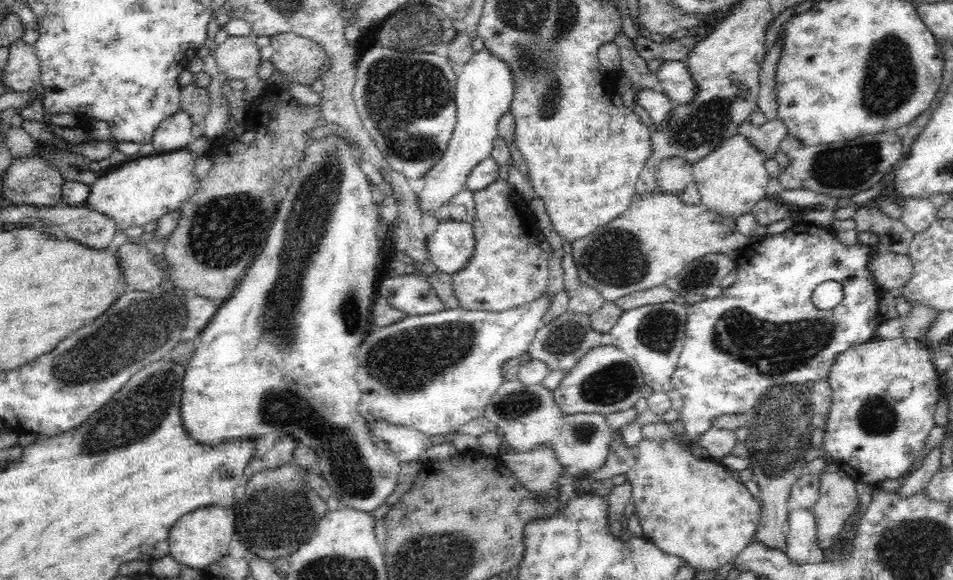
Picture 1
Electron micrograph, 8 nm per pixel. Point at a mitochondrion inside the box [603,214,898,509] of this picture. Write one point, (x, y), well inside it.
(771, 348)

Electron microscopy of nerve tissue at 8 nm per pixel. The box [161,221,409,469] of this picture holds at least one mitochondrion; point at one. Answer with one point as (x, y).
(350, 311)

